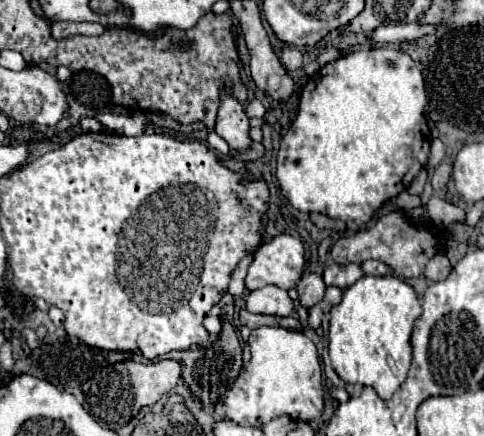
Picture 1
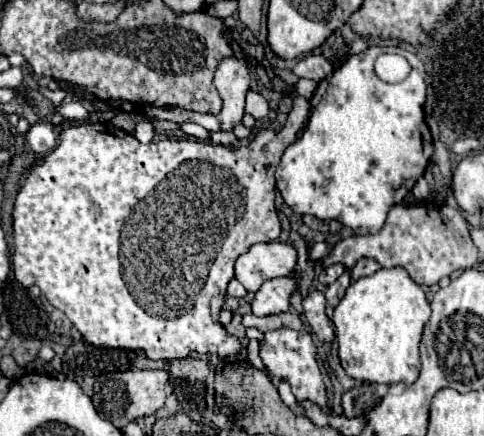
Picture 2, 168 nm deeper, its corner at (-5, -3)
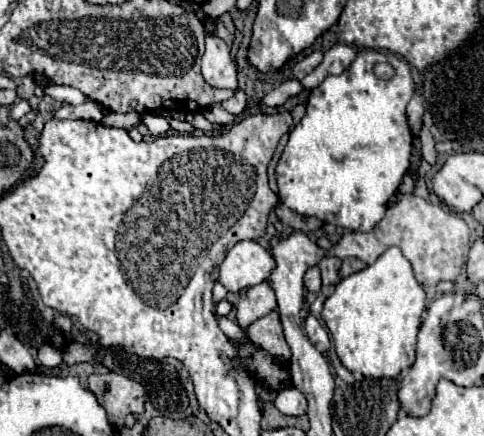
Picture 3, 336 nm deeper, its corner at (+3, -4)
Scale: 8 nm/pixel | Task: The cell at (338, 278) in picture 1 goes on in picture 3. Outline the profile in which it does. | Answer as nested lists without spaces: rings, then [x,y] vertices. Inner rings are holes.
[[[312,266],[308,272],[306,272],[306,276],[304,276],[304,286],[306,286],[306,290],[310,290],[310,292],[320,292],[320,268],[318,266]]]

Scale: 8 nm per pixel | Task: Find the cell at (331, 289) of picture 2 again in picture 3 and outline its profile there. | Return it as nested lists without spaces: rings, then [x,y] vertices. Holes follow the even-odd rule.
[[[328,256],[328,258],[322,258],[322,260],[318,262],[320,272],[322,272],[322,284],[324,284],[324,286],[330,286],[330,284],[334,284],[334,282],[338,280],[340,262],[342,262],[342,260],[336,258],[336,256]]]

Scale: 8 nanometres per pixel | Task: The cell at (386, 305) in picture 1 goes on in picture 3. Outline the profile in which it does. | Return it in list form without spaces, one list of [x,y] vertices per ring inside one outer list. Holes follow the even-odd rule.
[[[392,246],[374,264],[336,284],[324,302],[322,320],[334,338],[336,354],[350,372],[358,370],[370,378],[396,378],[414,362],[424,302],[426,292],[414,278],[412,264]]]

